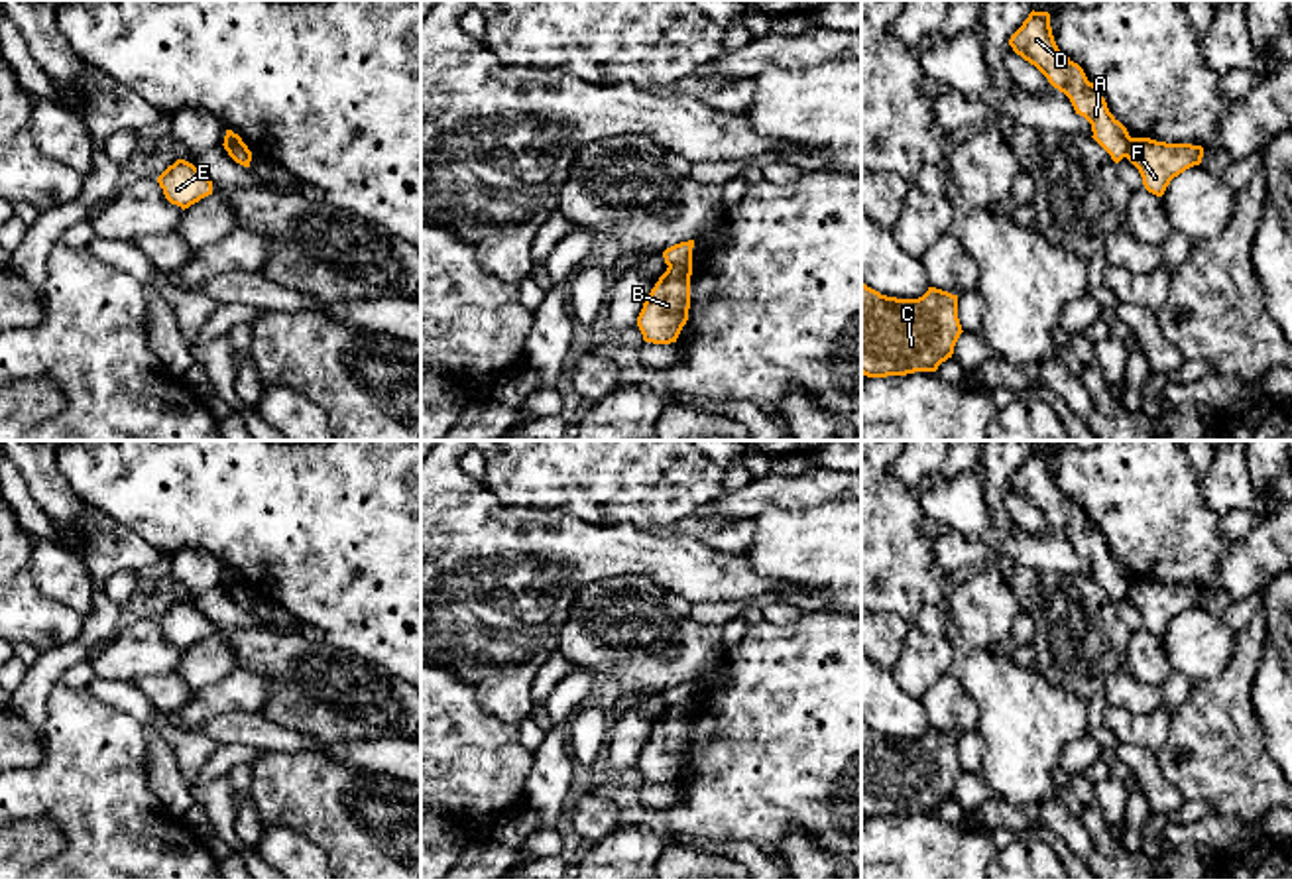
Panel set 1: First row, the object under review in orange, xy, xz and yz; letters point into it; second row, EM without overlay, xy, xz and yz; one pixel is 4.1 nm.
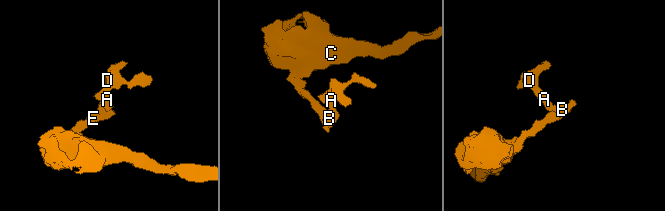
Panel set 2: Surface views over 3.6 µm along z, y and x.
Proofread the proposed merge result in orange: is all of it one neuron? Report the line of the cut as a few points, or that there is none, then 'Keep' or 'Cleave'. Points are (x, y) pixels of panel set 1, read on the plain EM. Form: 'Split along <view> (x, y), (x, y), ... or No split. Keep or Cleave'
Split along xz (691, 703), (669, 708). Cleave

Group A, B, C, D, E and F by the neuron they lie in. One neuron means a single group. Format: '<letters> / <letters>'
A D / B C E F

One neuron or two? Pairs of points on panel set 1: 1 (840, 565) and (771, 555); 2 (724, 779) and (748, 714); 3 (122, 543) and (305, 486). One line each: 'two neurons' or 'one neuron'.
1: one neuron
2: one neuron
3: two neurons

